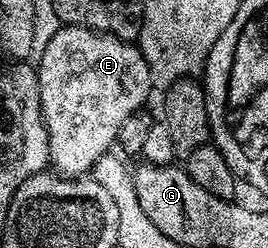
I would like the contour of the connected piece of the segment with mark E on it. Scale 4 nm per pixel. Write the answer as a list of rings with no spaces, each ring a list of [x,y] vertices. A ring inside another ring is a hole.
[[[63,25],[49,47],[38,54],[39,102],[49,139],[49,165],[54,172],[72,179],[90,174],[98,161],[108,156],[107,148],[119,139],[121,127],[144,108],[153,90],[151,68],[138,44],[123,41],[112,33],[97,33],[80,25]]]

